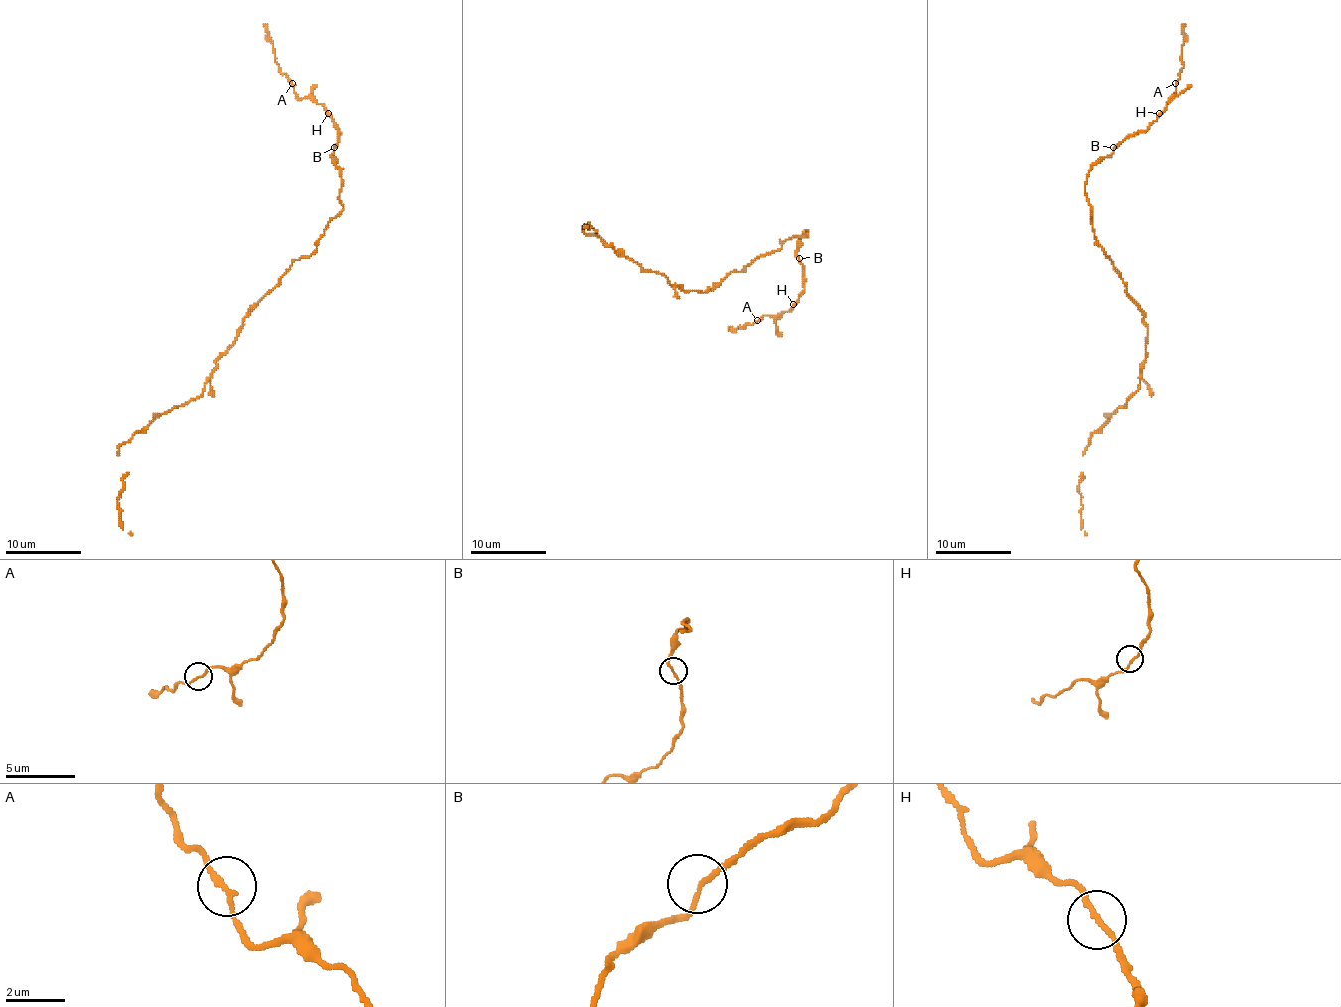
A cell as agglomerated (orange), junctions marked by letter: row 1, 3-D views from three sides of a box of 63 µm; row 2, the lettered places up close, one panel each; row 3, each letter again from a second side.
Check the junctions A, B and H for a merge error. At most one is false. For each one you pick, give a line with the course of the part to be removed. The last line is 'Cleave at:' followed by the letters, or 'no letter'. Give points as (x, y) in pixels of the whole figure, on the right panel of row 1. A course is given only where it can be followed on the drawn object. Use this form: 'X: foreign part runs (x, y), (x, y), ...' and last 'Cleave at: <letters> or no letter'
Cleave at: no letter

